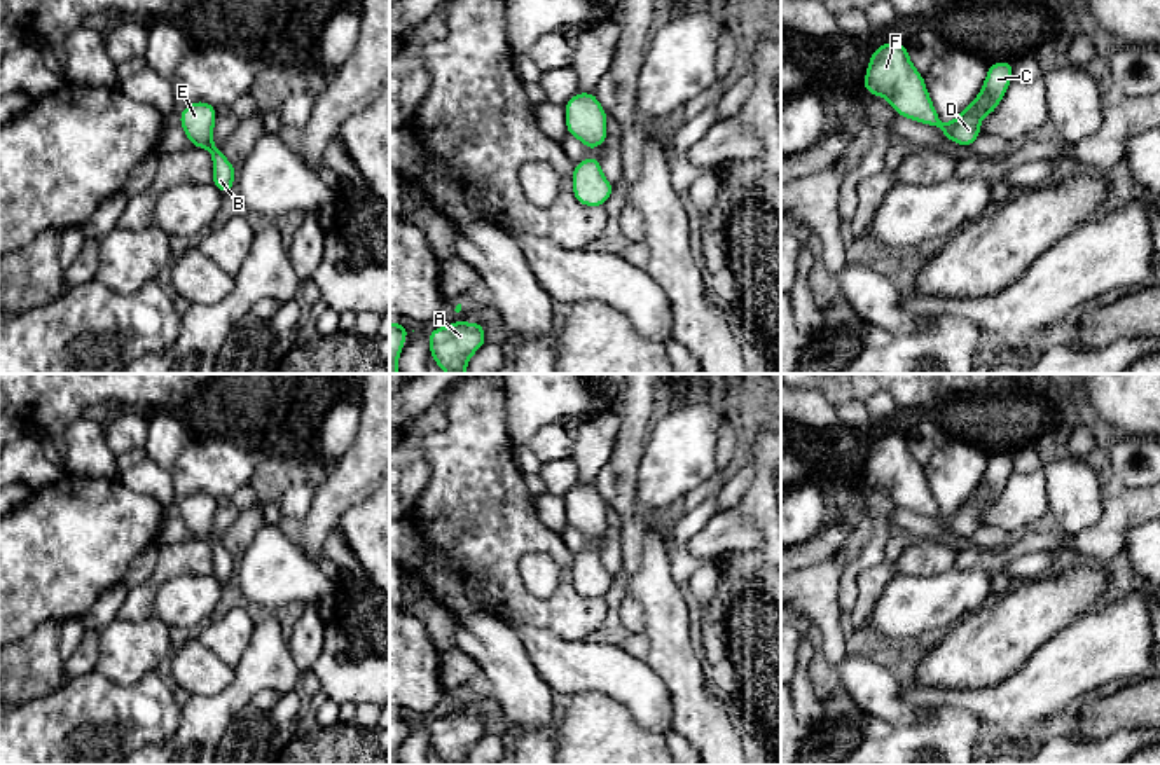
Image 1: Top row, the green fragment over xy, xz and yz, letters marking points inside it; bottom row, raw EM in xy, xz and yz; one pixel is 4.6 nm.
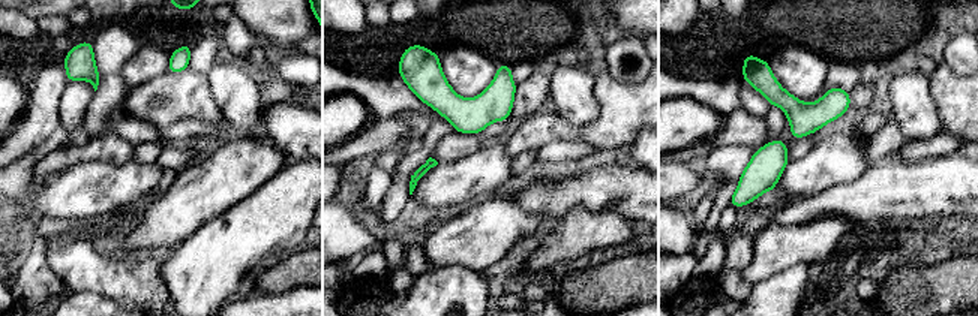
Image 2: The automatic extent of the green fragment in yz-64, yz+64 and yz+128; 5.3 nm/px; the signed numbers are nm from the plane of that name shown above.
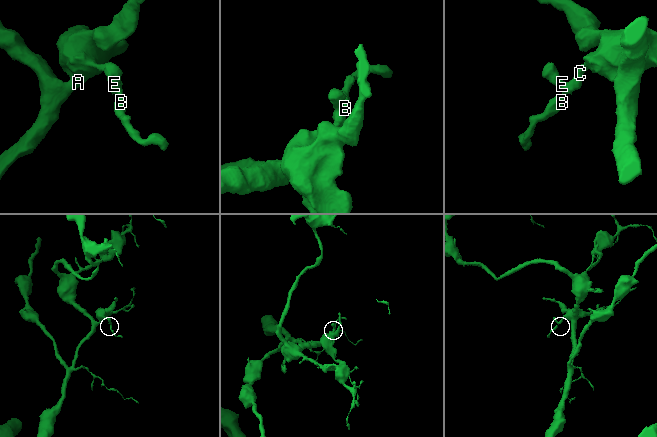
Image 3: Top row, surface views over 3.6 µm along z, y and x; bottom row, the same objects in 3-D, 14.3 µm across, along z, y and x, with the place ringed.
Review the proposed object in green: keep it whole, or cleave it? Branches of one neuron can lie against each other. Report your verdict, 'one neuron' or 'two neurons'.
one neuron

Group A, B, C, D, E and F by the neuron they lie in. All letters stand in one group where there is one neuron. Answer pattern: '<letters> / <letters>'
A B C D E F

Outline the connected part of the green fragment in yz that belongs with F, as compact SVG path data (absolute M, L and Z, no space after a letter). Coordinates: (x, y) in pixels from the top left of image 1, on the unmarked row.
M879 437L867 459L863 480L886 489L894 503L910 512L938 519L950 533L971 538L982 526L980 512L1001 494L1013 465L1013 452L992 454L978 487L949 515L942 515L931 494L924 468L912 456L907 437Z

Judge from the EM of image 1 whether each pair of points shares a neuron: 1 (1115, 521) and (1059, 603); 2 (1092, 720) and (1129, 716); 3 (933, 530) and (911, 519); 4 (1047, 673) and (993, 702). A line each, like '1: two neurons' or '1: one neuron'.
1: two neurons
2: one neuron
3: one neuron
4: one neuron

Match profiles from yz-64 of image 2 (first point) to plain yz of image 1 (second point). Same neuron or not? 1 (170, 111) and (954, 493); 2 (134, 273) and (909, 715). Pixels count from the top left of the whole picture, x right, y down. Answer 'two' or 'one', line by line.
1: two
2: one

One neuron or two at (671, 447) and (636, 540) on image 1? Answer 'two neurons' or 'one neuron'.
two neurons

